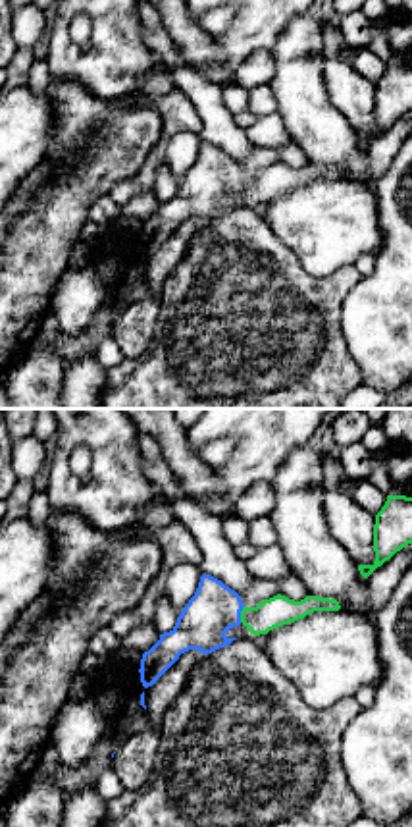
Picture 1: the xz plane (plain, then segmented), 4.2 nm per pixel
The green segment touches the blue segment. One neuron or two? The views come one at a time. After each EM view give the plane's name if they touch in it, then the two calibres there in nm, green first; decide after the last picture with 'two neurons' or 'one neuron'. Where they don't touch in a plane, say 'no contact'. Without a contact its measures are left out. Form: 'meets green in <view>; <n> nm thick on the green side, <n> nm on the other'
meets green in xz; 130 nm thick on the green side, 200 nm on the other

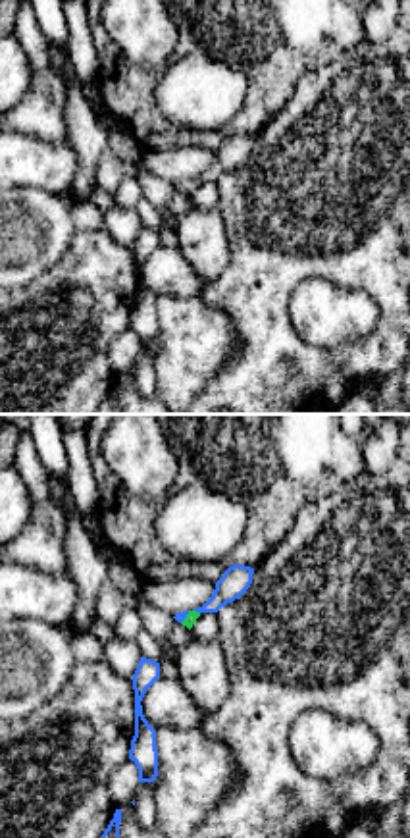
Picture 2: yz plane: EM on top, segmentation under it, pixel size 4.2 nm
meets green in yz; 50 nm thick on the green side, 50 nm on the other

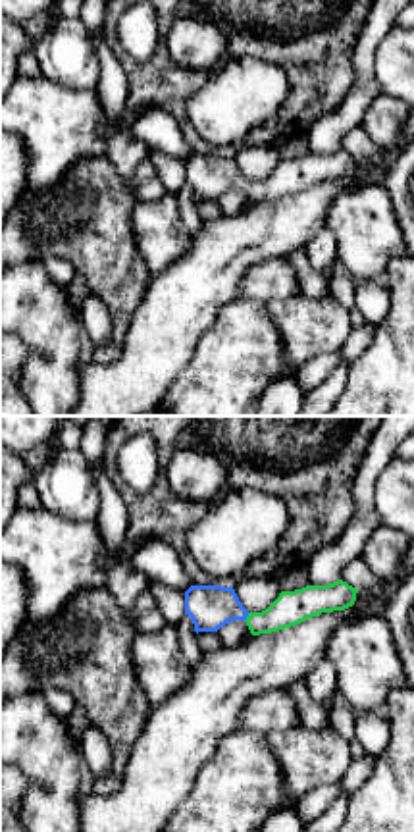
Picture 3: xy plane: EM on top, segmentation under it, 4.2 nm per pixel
meets green in xy; 140 nm thick on the green side, 190 nm on the other

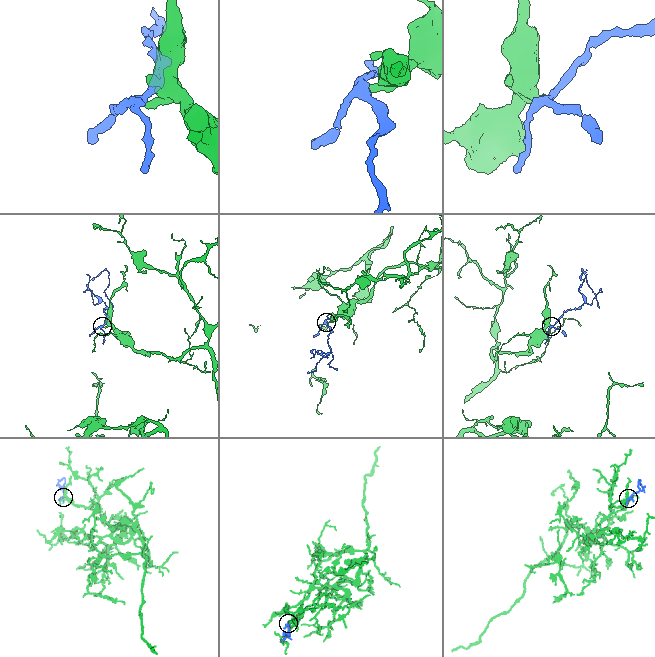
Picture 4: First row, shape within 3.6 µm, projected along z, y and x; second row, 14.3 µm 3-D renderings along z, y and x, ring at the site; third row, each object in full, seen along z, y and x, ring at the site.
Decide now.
one neuron

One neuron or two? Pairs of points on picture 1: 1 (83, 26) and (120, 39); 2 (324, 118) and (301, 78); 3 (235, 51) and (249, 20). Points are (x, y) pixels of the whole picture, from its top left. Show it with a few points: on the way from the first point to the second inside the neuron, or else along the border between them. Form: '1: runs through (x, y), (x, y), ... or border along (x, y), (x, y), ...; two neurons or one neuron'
1: border along (93, 22), (83, 39), (68, 35); two neurons
2: runs through (314, 108), (301, 95), (301, 87); one neuron
3: runs through (237, 43), (249, 27); one neuron

